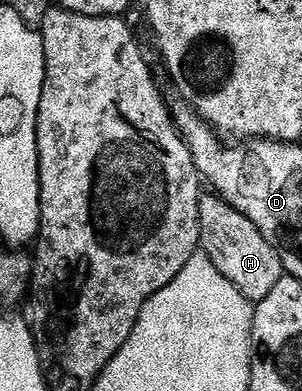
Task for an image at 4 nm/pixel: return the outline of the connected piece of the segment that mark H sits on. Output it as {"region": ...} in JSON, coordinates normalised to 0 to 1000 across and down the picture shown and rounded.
{"region":[[[709,494],[672,496],[659,514],[659,601],[666,645],[775,724],[828,772],[851,772],[894,754],[894,742],[944,706],[930,655],[907,642],[877,606],[781,532],[748,522]]]}

